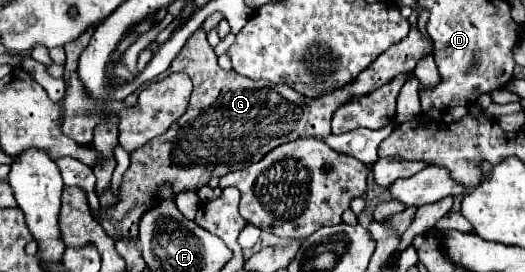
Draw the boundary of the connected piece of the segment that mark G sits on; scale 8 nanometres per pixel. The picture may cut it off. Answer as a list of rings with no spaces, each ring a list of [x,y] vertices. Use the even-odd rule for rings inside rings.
[[[200,29],[194,33],[194,37],[190,37],[190,41],[164,73],[172,75],[182,71],[192,79],[194,91],[186,113],[174,121],[174,125],[170,125],[164,135],[150,139],[146,145],[142,145],[142,149],[130,153],[130,167],[124,173],[118,203],[112,209],[100,207],[100,211],[94,215],[110,237],[136,237],[138,221],[142,213],[154,203],[154,189],[158,189],[162,181],[170,181],[174,185],[174,193],[184,189],[196,191],[202,185],[208,185],[212,177],[222,177],[230,171],[238,171],[256,163],[282,143],[296,141],[300,137],[314,137],[324,141],[328,135],[332,135],[330,121],[338,107],[354,97],[376,91],[404,71],[412,71],[418,57],[430,51],[432,43],[426,41],[418,29],[410,29],[406,39],[384,51],[368,69],[358,75],[356,81],[338,87],[332,93],[310,99],[288,85],[250,81],[248,77],[242,77],[234,71],[220,69],[216,53],[208,45],[206,33]]]

